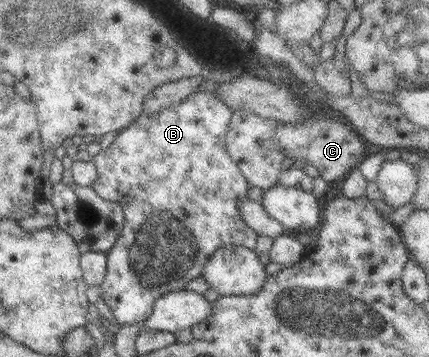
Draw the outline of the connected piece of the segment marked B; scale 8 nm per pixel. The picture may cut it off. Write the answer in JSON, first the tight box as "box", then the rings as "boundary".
{"box":[91,90,257,325],"boundary":[[[195,90],[176,107],[166,107],[162,111],[150,116],[140,115],[134,119],[128,126],[122,128],[120,133],[116,133],[112,143],[108,144],[105,150],[100,150],[96,155],[91,157],[94,163],[95,171],[97,174],[96,180],[91,184],[92,190],[104,200],[110,200],[120,204],[123,210],[123,223],[119,235],[116,238],[115,244],[107,252],[107,261],[105,264],[105,275],[99,284],[99,297],[104,300],[105,304],[114,316],[114,322],[119,325],[122,324],[136,324],[143,322],[150,316],[152,305],[154,301],[160,296],[165,295],[167,292],[182,289],[183,286],[201,274],[202,267],[206,264],[208,257],[214,253],[218,248],[226,246],[243,247],[247,250],[254,251],[257,234],[251,228],[246,226],[246,223],[241,219],[237,204],[245,199],[246,189],[249,184],[246,179],[241,175],[236,164],[232,164],[232,159],[228,156],[226,150],[226,133],[228,123],[231,119],[231,110],[222,104],[218,97],[214,96],[211,92]]]}

